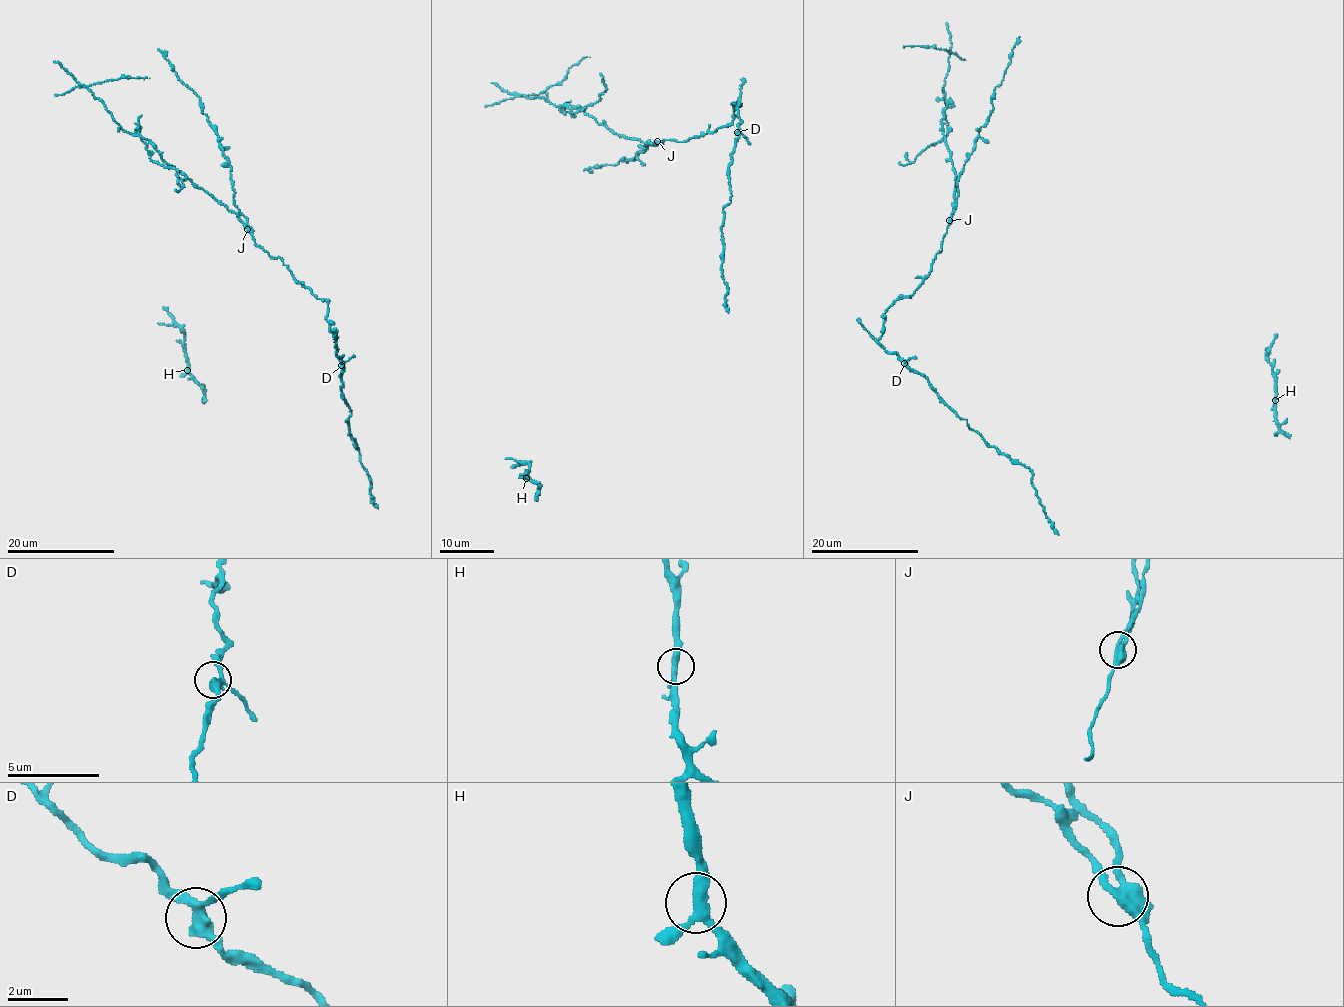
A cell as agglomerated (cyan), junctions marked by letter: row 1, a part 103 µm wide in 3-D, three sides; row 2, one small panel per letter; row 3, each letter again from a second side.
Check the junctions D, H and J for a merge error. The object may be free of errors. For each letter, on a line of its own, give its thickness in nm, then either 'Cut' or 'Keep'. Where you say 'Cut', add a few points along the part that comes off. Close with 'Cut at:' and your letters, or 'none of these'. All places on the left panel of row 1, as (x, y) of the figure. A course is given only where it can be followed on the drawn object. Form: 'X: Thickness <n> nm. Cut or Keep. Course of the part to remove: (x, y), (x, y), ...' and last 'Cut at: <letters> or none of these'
D: Thickness 320 nm. Keep
H: Thickness 300 nm. Keep
J: Thickness 360 nm. Cut. Course of the part to remove: (247, 229), (234, 213), (162, 158), (148, 140), (127, 133), (88, 87), (125, 76), (149, 78)
Cut at: J

